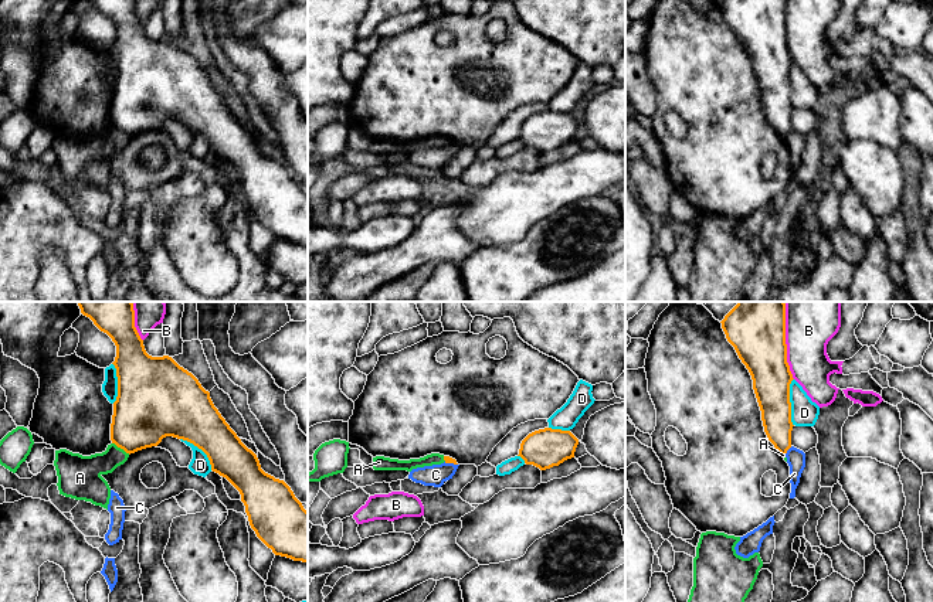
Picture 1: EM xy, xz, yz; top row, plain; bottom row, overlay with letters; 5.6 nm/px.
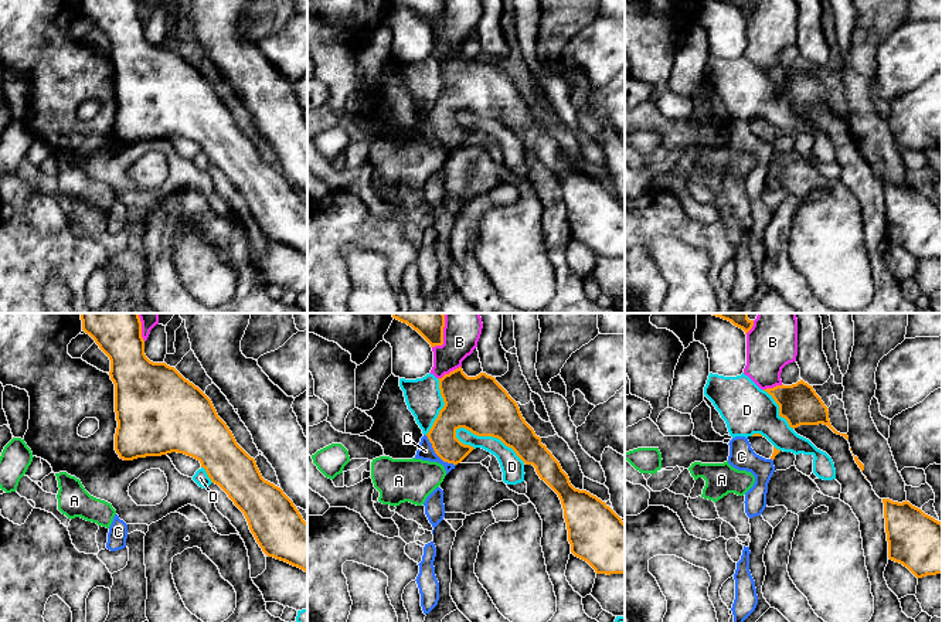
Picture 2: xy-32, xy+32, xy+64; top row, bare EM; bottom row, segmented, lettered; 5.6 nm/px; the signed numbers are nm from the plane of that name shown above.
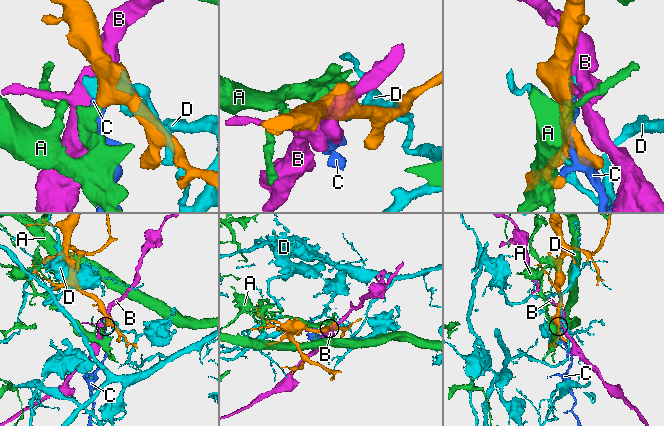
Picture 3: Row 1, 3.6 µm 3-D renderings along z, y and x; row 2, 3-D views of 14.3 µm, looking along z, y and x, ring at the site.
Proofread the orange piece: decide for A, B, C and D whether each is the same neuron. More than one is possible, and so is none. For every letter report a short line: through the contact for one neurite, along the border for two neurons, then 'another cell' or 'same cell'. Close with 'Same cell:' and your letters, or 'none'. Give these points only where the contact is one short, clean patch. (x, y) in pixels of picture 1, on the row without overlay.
A: another cell
B: another cell
C: yz (791, 129), (784, 136) | another cell
D: another cell
Same cell: none

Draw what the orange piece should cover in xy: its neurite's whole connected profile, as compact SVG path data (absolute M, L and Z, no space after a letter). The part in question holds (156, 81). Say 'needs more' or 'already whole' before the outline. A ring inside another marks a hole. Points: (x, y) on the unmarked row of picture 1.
already whole; M135 0L89 1L101 14L106 16L116 28L116 40L112 47L116 51L118 79L113 85L111 106L112 126L129 137L146 130L157 129L166 119L173 119L193 126L207 137L211 153L225 160L240 174L250 208L255 214L257 220L268 231L271 231L275 238L308 245L308 194L284 163L275 161L261 152L257 137L248 132L230 110L214 89L210 75L201 69L199 62L169 38L149 38L145 33L143 23L135 10Z

